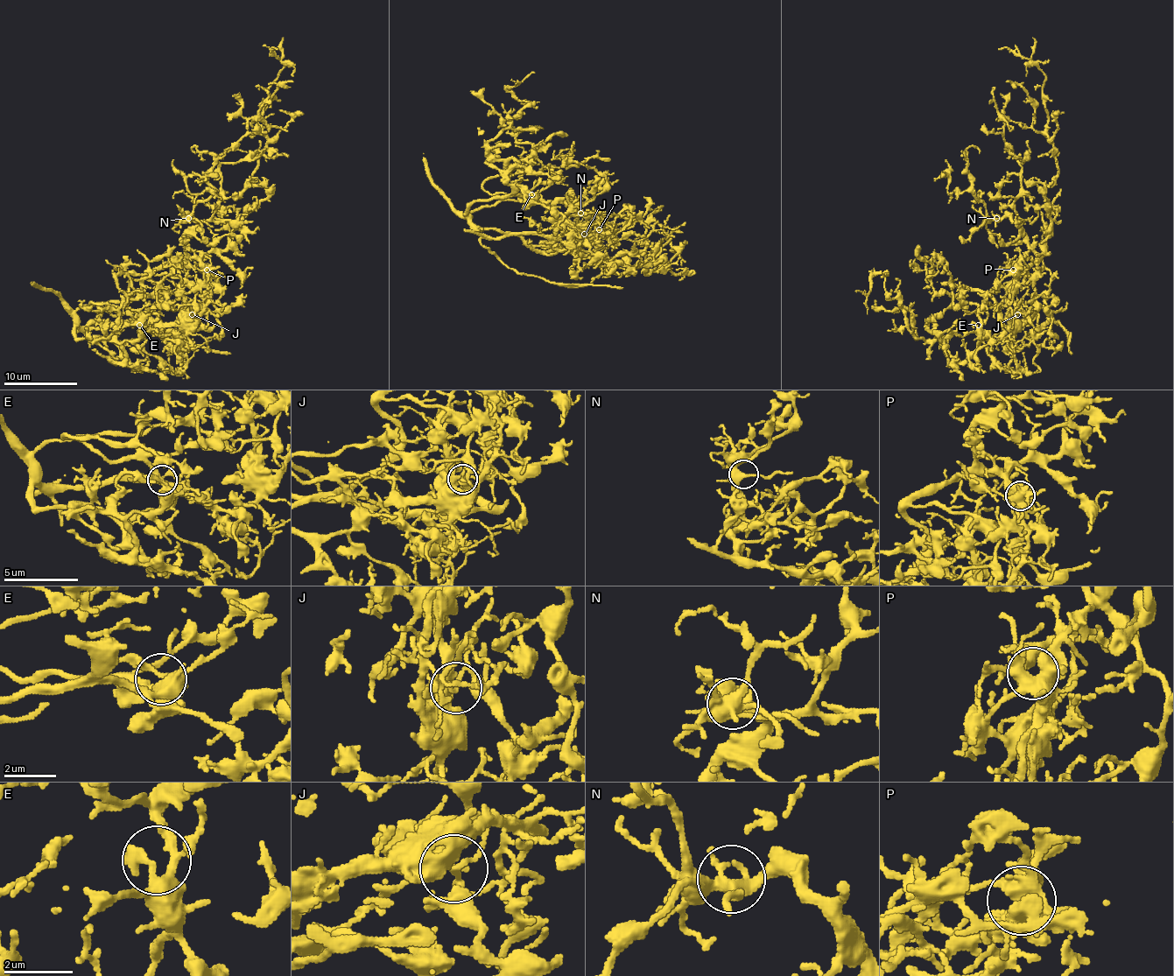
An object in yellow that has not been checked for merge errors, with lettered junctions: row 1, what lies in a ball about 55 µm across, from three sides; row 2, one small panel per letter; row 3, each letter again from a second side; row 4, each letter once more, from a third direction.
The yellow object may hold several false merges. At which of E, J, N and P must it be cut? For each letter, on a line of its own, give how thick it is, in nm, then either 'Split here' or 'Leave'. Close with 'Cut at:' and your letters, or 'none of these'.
E: Thickness 220 nm. Leave
J: Thickness 100 nm. Split here
N: Thickness 380 nm. Leave
P: Thickness 550 nm. Leave
Cut at: J

